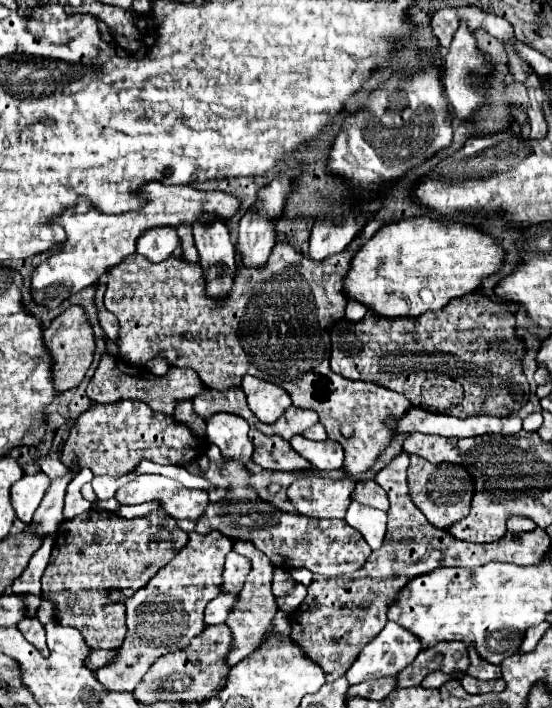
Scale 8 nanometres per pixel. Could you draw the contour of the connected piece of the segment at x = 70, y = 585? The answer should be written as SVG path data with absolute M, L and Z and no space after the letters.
M90 509L60 523L54 551L42 577L42 593L56 601L56 621L76 627L92 649L116 649L126 637L126 607L112 603L110 591L120 589L124 597L132 597L160 567L174 559L186 541L188 535L162 511L124 519L118 513Z

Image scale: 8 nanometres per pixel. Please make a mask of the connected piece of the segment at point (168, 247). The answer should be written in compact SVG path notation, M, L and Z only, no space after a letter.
M162 227L162 229L152 229L142 235L142 241L138 241L136 251L150 259L152 263L160 263L168 259L174 249L178 247L178 235L174 229Z

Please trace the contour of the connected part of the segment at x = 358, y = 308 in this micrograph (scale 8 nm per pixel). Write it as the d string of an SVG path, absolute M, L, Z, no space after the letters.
M348 301L345 309L345 319L352 322L358 323L366 315L366 307L356 303L356 301Z

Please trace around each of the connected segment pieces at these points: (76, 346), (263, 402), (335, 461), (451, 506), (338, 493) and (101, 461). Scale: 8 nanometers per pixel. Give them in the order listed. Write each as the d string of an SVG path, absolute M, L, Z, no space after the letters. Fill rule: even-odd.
M72 305L68 307L62 315L58 315L44 331L44 341L54 357L54 381L58 391L66 391L76 387L84 373L88 371L88 367L94 361L94 351L96 351L96 343L94 343L94 331L92 325L88 321L86 311L80 305Z
M244 375L242 391L250 401L250 409L262 423L276 423L292 405L288 393L270 381L258 379L254 375Z
M322 423L312 425L302 435L304 437L300 437L300 435L292 437L292 447L306 461L310 461L316 469L332 471L332 469L340 469L343 466L344 450L338 442L328 439ZM310 439L314 439L314 441L310 441Z
M410 455L408 487L410 487L410 497L416 503L416 507L438 529L452 527L454 523L462 521L470 511L470 499L474 493L474 485L472 485L470 475L458 465L452 465L452 463L434 465L420 455Z
M296 479L286 495L294 509L316 519L344 519L354 483L350 479Z
M120 401L114 405L90 407L70 431L60 451L66 467L88 467L94 475L122 477L136 469L142 459L162 465L188 465L206 451L206 439L198 439L186 425L160 411L152 411L142 401Z

